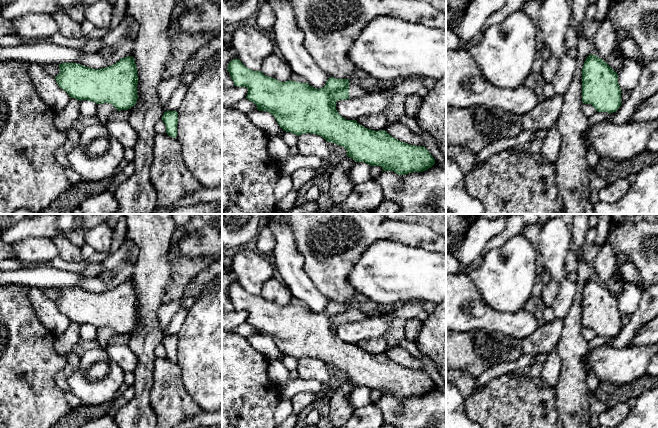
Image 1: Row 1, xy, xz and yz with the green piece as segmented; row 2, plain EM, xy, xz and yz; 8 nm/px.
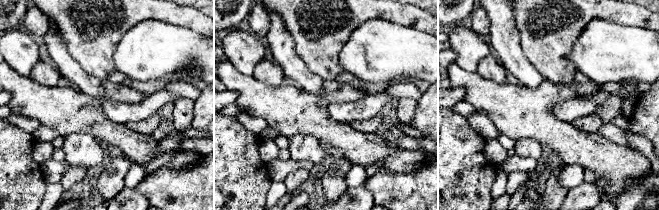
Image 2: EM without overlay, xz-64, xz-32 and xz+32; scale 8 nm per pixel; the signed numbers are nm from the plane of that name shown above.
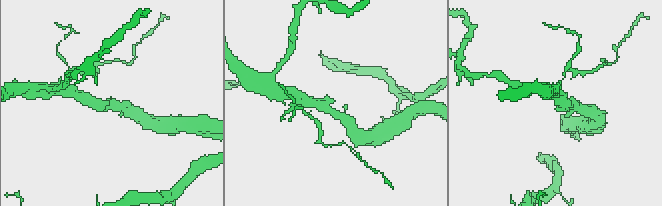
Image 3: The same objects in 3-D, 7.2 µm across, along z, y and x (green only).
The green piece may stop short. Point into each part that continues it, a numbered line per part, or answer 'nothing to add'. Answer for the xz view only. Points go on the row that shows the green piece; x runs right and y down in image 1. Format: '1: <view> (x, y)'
1: xz (355, 90)

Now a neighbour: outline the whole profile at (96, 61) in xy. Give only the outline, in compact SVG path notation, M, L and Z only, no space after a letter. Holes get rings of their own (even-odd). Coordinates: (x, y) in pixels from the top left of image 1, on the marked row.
M125 37L122 42L115 48L113 53L108 57L103 57L100 52L87 54L81 57L77 64L93 68L101 69L111 66L118 62L120 59L129 56L134 50L134 40L131 37Z

